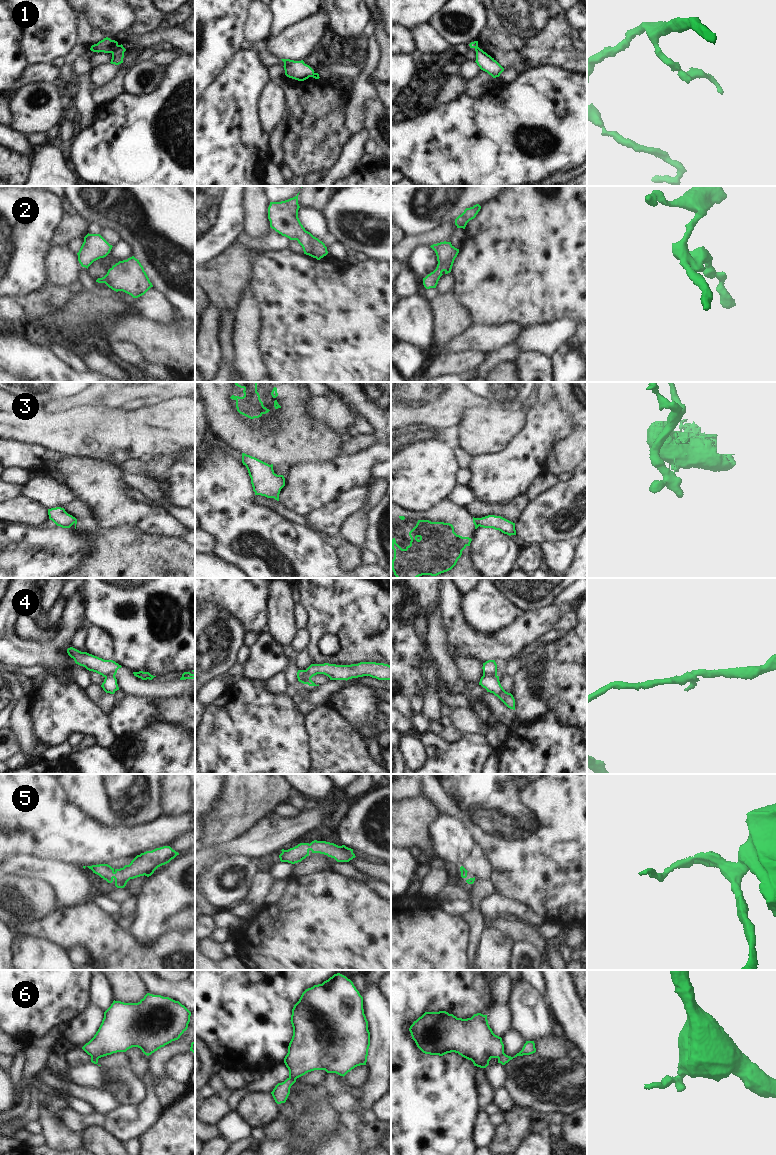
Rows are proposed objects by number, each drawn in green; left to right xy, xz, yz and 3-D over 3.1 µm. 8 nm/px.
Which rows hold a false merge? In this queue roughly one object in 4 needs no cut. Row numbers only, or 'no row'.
1, 3, 4, 6

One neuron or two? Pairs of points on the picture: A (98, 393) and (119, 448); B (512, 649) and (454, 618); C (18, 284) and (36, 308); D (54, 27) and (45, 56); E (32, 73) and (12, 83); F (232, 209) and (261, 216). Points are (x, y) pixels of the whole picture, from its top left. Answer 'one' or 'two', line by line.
A: two
B: one
C: two
D: one
E: two
F: two

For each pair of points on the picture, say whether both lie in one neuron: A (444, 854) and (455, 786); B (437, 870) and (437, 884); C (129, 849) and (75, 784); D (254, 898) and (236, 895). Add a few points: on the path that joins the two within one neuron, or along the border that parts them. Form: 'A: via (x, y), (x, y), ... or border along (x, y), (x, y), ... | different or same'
A: border along (439, 813), (455, 816), (469, 830) | different
B: via (437, 873), (437, 881) | same
C: border along (89, 815), (109, 826), (121, 824), (134, 826) | different
D: border along (256, 875), (248, 895), (240, 903) | different

